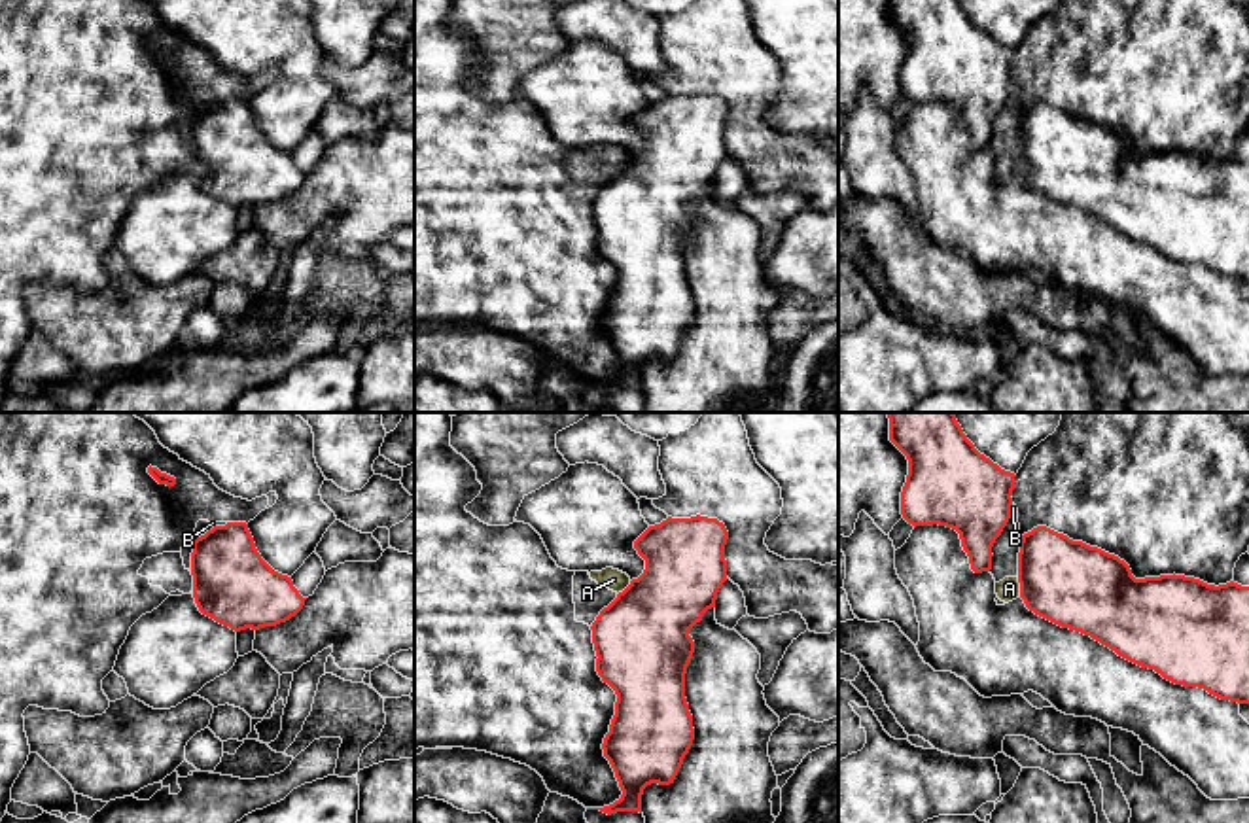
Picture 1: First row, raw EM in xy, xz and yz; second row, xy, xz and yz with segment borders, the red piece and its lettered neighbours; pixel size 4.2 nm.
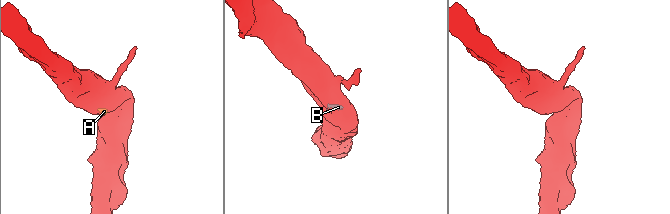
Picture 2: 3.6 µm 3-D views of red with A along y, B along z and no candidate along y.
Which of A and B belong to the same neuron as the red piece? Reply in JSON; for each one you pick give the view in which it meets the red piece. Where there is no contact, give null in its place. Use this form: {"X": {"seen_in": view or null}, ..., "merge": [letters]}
{"merge": []}

